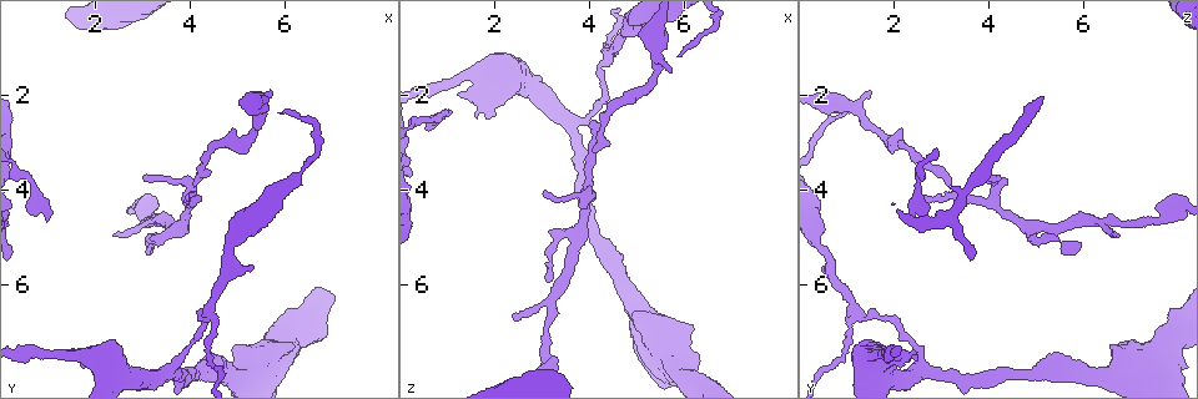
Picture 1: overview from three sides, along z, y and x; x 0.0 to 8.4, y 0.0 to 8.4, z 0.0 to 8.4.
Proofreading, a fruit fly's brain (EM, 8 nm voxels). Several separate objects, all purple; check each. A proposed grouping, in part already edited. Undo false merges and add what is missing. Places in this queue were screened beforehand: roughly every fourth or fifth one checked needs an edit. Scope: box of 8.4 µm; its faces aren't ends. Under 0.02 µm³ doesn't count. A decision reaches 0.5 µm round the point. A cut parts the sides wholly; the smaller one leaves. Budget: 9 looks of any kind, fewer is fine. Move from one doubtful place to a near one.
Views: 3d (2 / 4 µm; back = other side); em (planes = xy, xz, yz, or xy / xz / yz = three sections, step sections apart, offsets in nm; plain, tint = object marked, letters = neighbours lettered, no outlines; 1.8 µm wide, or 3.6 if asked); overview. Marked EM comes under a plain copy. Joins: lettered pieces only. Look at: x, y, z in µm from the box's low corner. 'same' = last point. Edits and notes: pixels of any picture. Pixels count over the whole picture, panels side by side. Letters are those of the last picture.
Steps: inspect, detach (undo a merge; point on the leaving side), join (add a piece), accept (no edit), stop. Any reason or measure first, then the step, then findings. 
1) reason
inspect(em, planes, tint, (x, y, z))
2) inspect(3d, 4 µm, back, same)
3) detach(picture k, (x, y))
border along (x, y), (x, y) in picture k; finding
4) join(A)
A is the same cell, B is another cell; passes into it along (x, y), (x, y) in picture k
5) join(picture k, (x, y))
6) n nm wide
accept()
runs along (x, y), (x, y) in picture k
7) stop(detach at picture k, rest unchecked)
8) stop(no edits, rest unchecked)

thick turns thin
inspect(3d, 2 µm, (3.80, 4.80, 5.00))

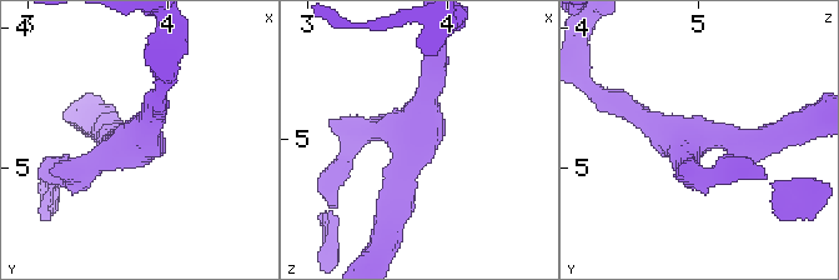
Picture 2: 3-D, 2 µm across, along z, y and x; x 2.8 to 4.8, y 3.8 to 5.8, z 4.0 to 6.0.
inspect(em, planes, tint, (3.76, 4.76, 4.96))

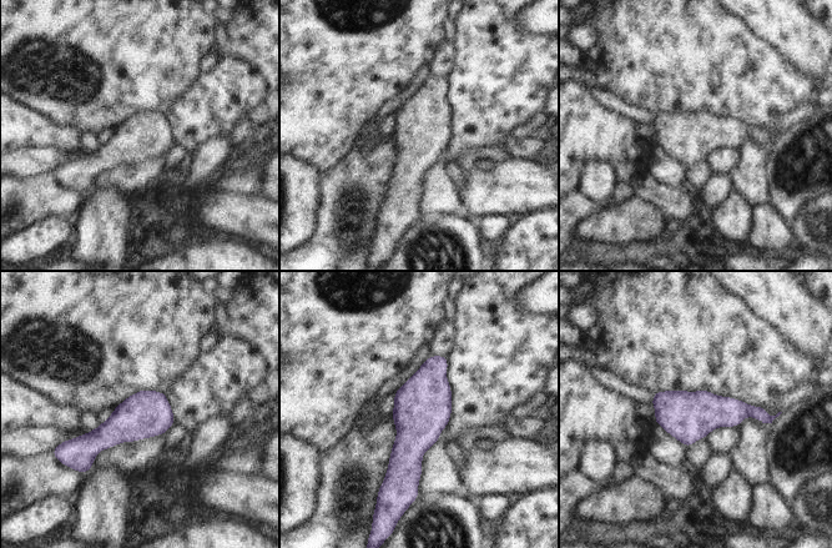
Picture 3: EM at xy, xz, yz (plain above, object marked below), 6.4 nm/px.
inspect(em, planes, letters, same)

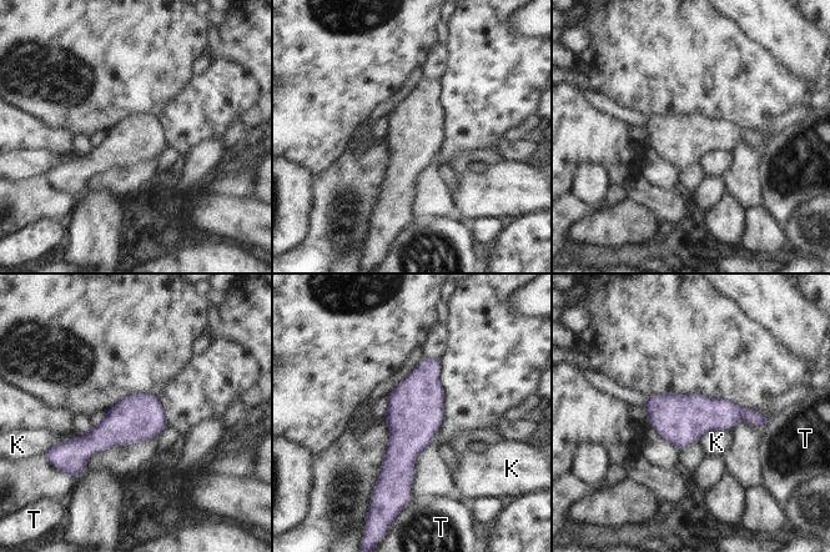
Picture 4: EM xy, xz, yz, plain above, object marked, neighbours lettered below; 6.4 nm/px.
300 nm wide
accept()
K and T are other cells; border along (732, 428), (710, 428), (699, 440) in picture 4; all the same cell

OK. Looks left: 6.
arms part here
inspect(3d, 2 µm, back, (3.50, 7.90, 2.65))

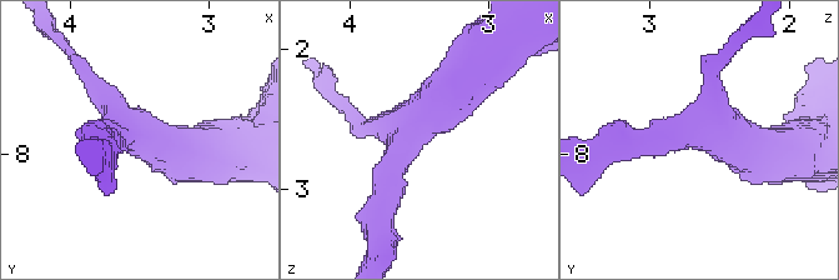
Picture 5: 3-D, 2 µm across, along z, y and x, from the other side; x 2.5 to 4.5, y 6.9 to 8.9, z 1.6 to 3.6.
3 arms; need the tissue
inspect(em, planes, letters, (3.56, 7.84, 2.62))

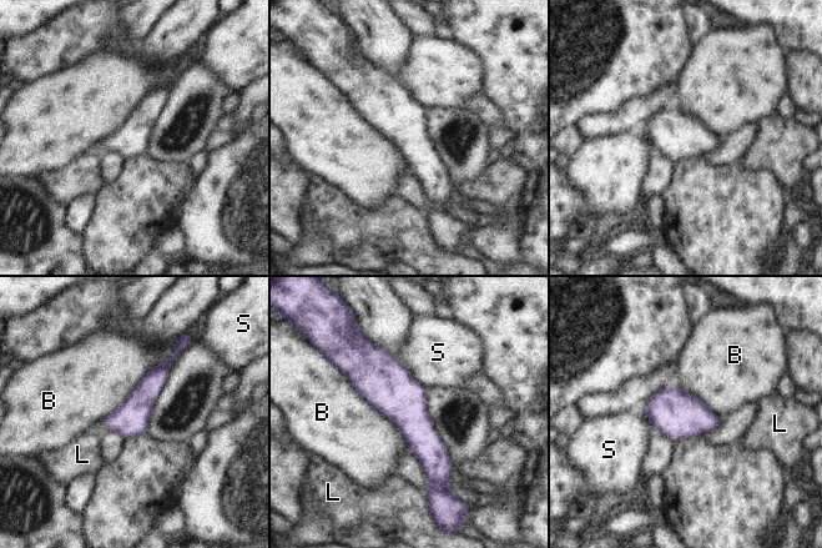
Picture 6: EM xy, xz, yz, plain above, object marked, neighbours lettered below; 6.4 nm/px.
accept()
B, L and S are other cells; runs along (376, 350), (435, 486) in picture 6; all the same cell

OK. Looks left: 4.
free end
inspect(3d, 4 µm, (5.75, 1.95, 1.45))

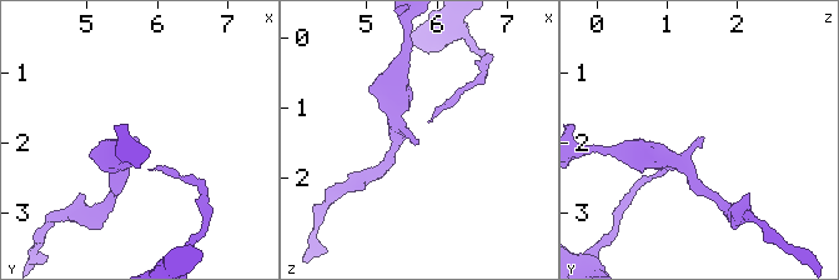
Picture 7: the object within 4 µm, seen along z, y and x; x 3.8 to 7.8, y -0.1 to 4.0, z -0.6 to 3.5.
inspect(em, planes, tint, (5.70, 1.90, 1.50))

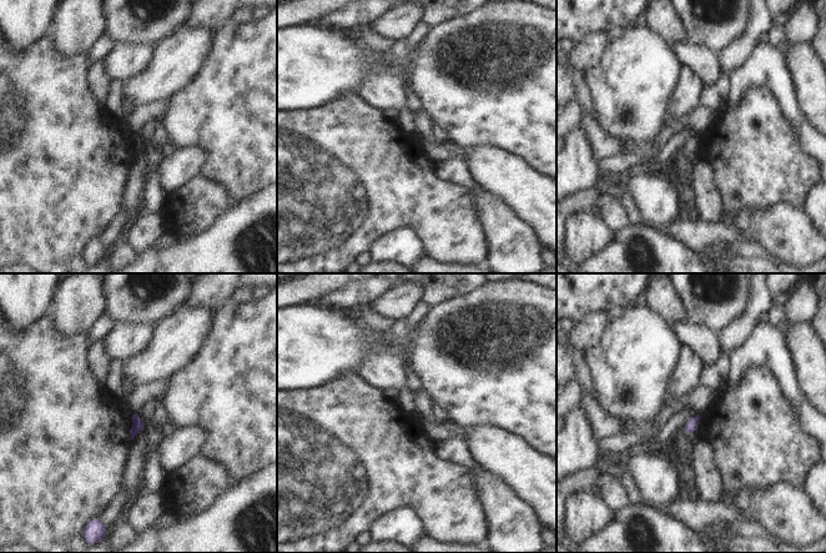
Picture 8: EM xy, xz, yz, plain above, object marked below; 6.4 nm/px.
inspect(em, planes, letters, same)

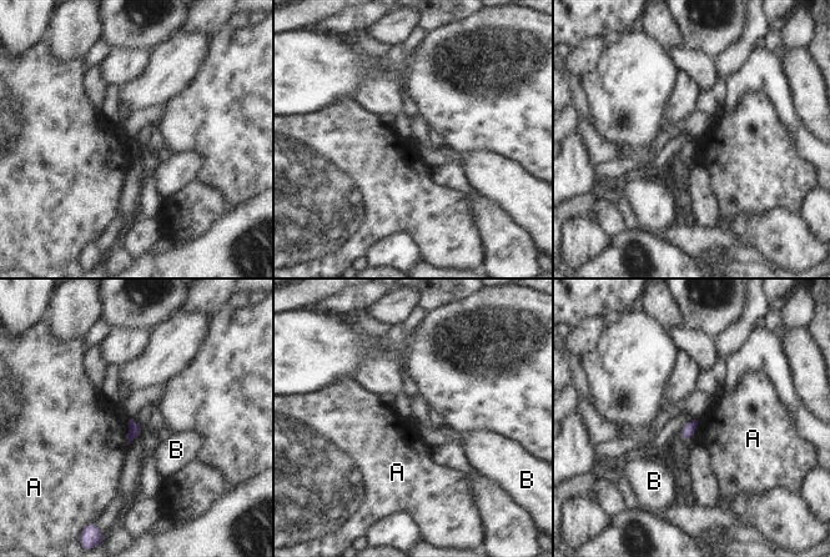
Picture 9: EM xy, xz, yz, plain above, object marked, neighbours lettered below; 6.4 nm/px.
accept()
A and B are other cells; border along (131, 418), (126, 435), (127, 445) in picture 9; no lettered piece goes on from it

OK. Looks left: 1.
stop(no edits, rest unchecked)

